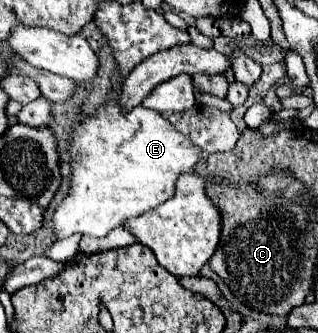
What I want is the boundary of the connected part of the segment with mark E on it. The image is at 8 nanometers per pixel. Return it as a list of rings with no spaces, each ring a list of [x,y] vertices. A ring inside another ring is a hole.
[[[115,101],[101,107],[95,117],[79,113],[69,153],[73,181],[67,199],[53,215],[57,239],[73,233],[105,237],[111,229],[171,199],[177,177],[195,173],[201,161],[201,149],[161,113],[143,105],[123,113]]]

